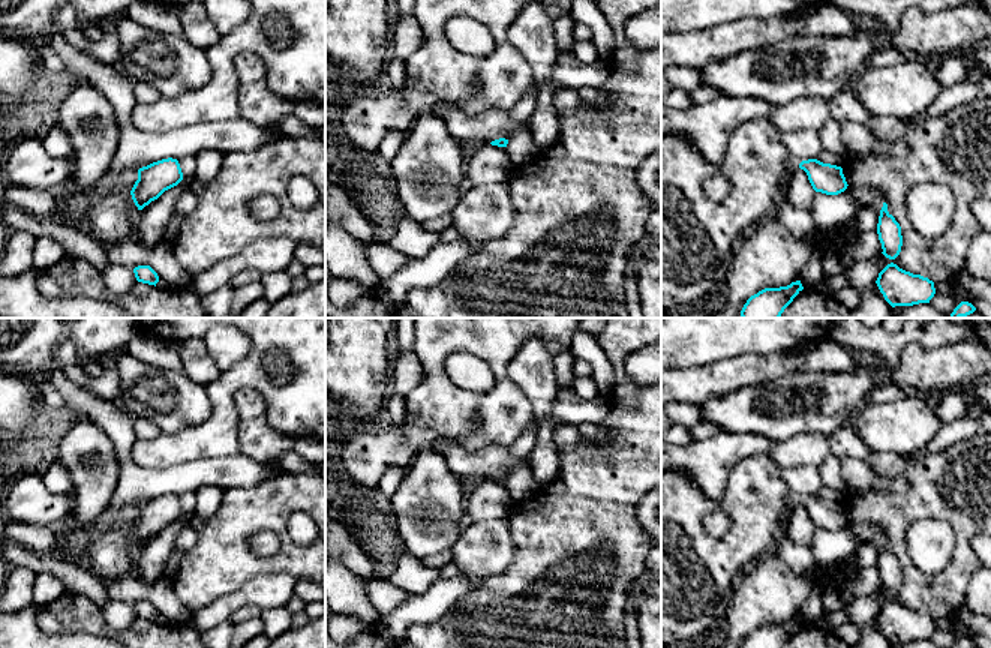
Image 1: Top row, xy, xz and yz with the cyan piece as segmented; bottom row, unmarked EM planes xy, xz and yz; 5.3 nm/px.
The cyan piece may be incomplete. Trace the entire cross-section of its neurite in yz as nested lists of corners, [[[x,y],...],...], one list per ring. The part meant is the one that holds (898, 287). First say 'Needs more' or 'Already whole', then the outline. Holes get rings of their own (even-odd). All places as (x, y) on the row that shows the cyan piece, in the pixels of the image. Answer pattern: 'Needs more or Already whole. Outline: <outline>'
Already whole. Outline: [[[894,262],[879,273],[876,284],[892,308],[930,303],[936,294],[933,280],[906,272]]]

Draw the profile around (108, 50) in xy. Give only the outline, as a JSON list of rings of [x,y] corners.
[[[114,30],[106,32],[100,40],[91,42],[84,52],[99,63],[118,64],[121,57],[120,39]]]

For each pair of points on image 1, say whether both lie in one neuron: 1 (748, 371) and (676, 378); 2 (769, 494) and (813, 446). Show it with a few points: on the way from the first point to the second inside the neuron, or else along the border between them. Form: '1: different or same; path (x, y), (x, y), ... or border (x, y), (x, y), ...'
1: same; path (730, 375), (694, 378)
2: different; border (769, 453), (781, 470)

